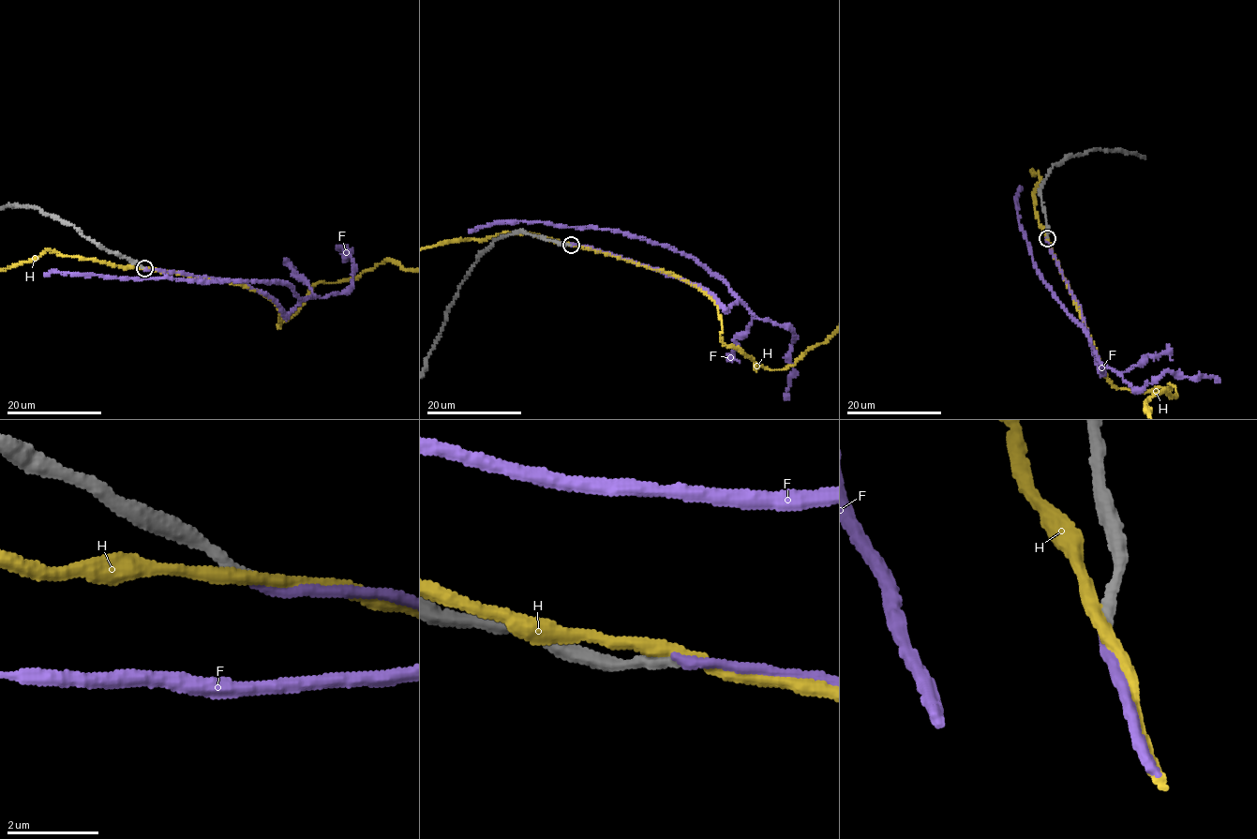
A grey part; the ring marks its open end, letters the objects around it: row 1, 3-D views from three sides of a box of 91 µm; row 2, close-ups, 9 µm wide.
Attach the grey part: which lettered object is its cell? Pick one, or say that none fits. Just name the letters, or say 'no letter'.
F

